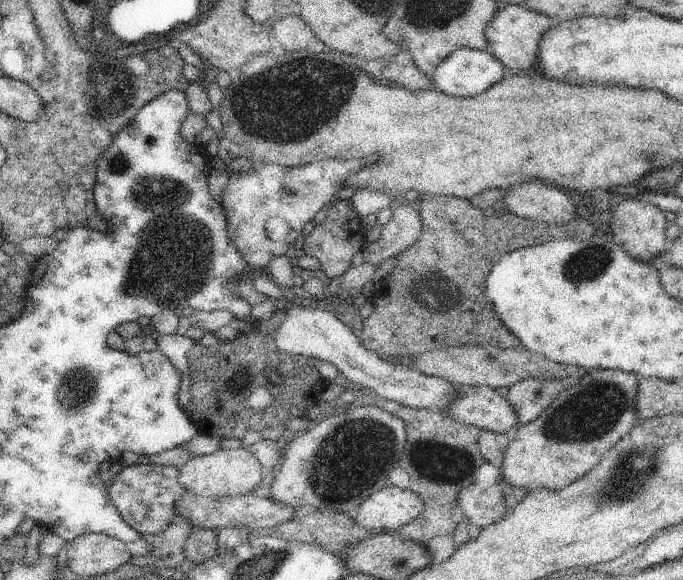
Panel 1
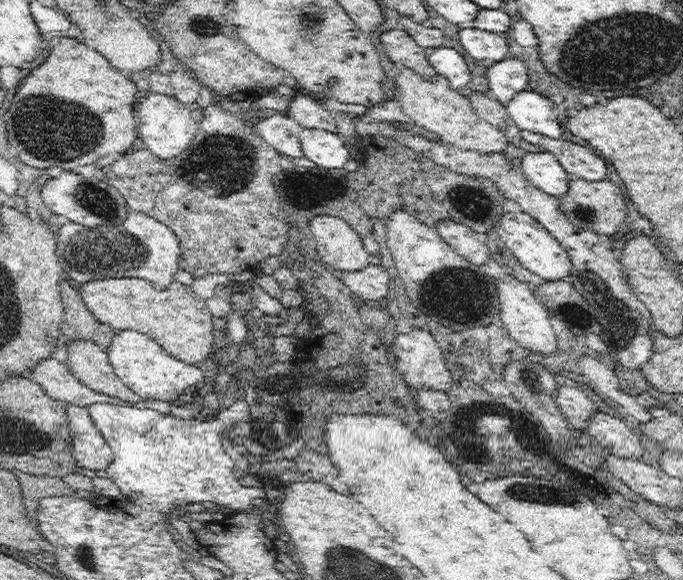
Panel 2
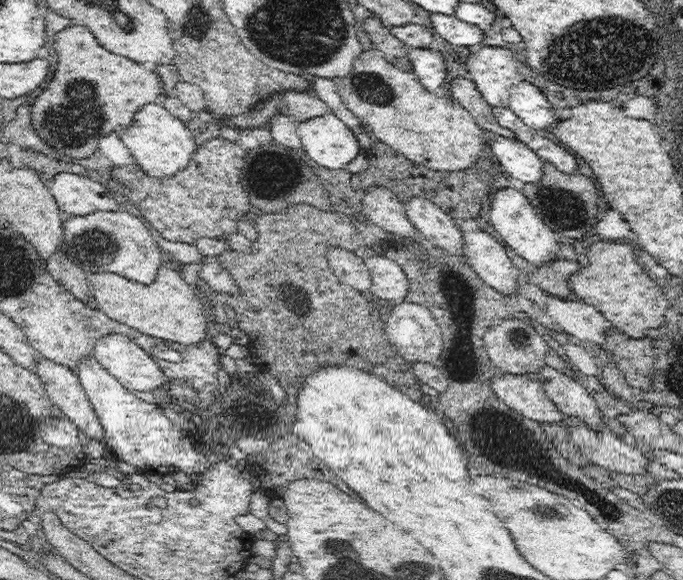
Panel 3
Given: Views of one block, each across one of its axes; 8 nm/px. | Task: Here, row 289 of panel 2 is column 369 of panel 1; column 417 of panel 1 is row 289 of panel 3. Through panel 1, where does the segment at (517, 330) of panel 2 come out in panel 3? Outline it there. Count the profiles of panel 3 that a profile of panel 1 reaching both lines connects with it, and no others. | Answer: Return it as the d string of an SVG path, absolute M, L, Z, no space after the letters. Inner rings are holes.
M458 222L458 228L462 230L462 242L464 242L464 258L470 264L470 268L490 286L492 290L498 290L500 294L512 296L516 294L516 270L512 260L508 258L508 250L496 242L496 238L478 228L478 230L466 230L462 222Z

